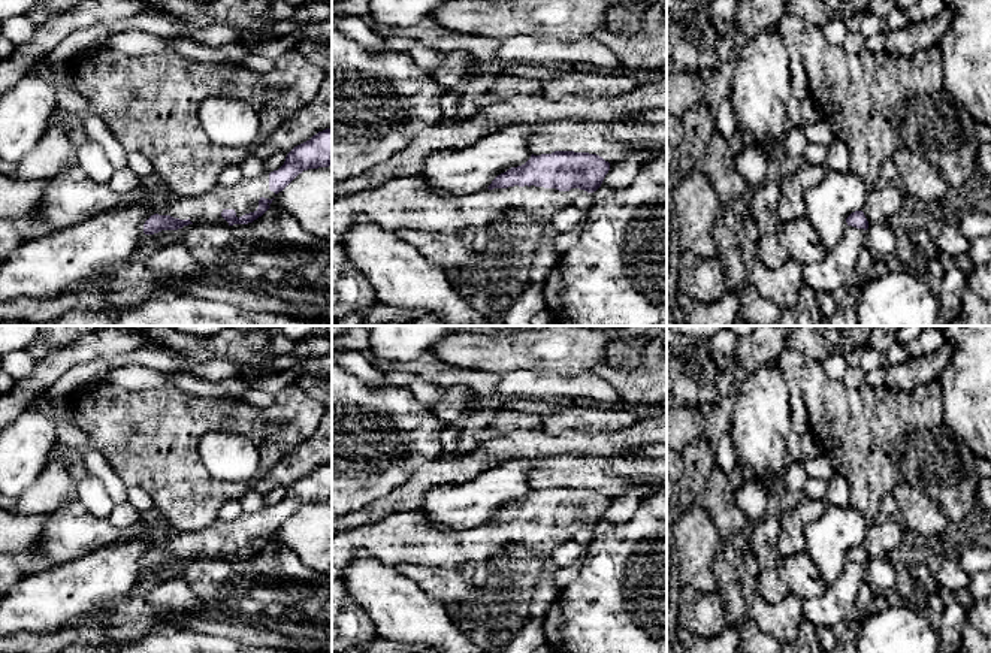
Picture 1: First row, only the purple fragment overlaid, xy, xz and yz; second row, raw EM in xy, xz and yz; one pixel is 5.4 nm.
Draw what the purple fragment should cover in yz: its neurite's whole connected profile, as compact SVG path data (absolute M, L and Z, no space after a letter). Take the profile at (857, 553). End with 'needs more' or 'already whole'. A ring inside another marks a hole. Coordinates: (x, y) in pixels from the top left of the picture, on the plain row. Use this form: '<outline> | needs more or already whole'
M879 519L867 526L862 544L852 547L846 557L867 565L873 559L891 557L903 541L904 532L897 519Z | needs more

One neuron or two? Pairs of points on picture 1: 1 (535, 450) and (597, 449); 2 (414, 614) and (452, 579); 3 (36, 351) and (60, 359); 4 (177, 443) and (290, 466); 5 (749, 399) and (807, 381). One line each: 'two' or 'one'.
1: one
2: two
3: two
4: two
5: two

